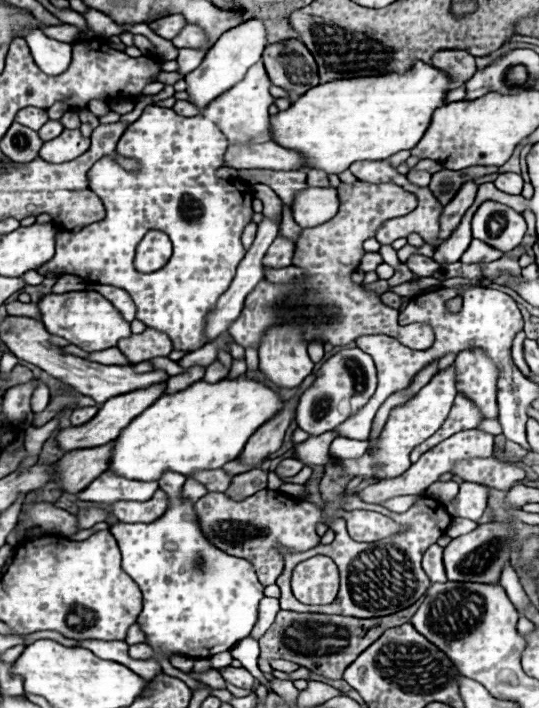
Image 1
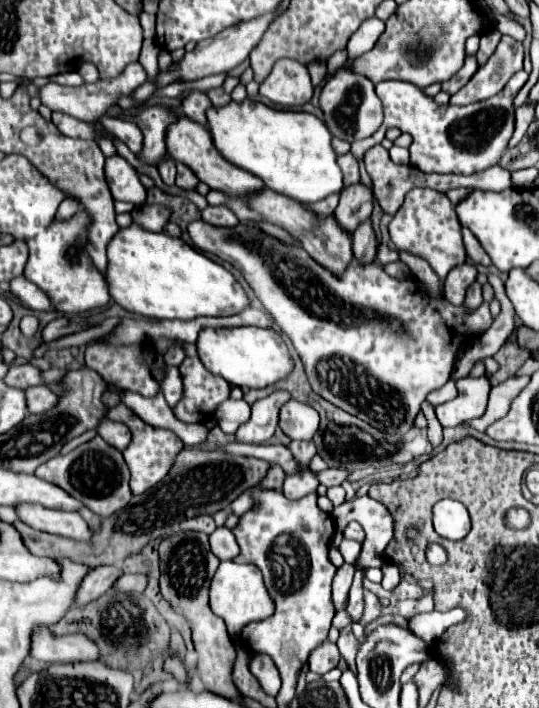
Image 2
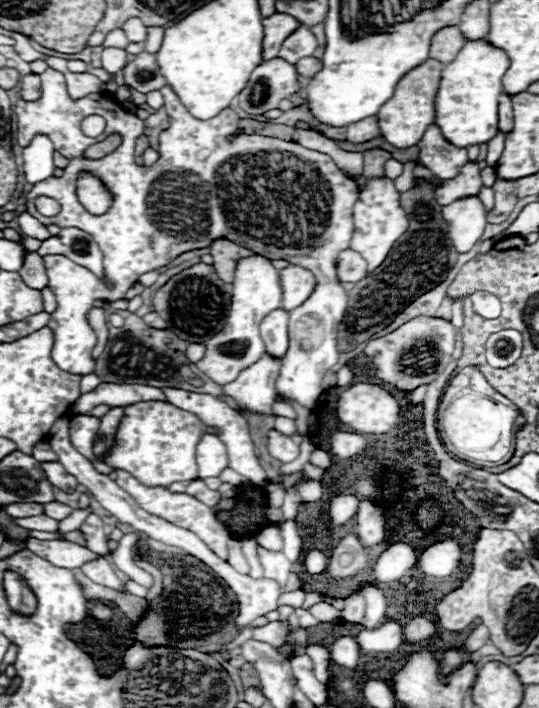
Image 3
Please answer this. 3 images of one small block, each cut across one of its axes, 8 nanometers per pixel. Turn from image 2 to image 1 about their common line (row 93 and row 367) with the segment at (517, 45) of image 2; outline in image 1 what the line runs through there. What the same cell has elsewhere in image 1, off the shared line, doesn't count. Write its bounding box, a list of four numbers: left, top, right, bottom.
[456,348,498,418]

